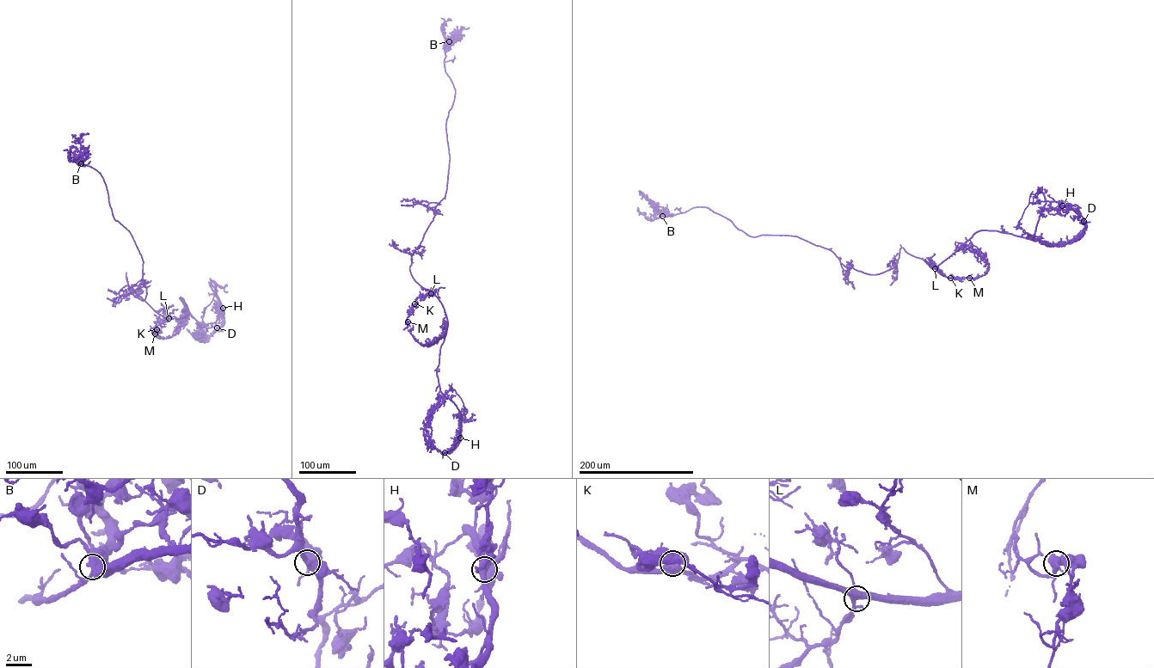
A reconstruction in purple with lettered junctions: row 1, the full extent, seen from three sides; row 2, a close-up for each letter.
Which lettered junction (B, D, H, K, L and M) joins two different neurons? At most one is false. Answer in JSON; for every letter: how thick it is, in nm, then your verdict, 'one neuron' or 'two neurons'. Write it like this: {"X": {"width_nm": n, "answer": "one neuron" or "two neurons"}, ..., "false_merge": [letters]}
{"B": {"width_nm": 550, "answer": "one neuron"}, "D": {"width_nm": 550, "answer": "one neuron"}, "H": {"width_nm": 420, "answer": "one neuron"}, "K": {"width_nm": 600, "answer": "one neuron"}, "L": {"width_nm": 440, "answer": "one neuron"}, "M": {"width_nm": 550, "answer": "one neuron"}, "false_merge": []}

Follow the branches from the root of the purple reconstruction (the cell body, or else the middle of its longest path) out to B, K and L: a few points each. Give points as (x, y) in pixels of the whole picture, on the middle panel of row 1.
B: (411, 259), (447, 188), (450, 156), (445, 124), (455, 93), (444, 64), (445, 52), (450, 48), (449, 41)
K: (411, 259), (409, 268), (413, 278), (431, 293), (418, 297), (414, 303)
L: (411, 259), (409, 268), (413, 278), (431, 293)

